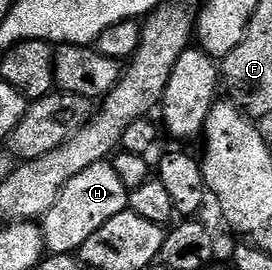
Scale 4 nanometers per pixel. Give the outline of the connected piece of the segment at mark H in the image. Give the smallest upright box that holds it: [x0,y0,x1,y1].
[40,161,130,254]

